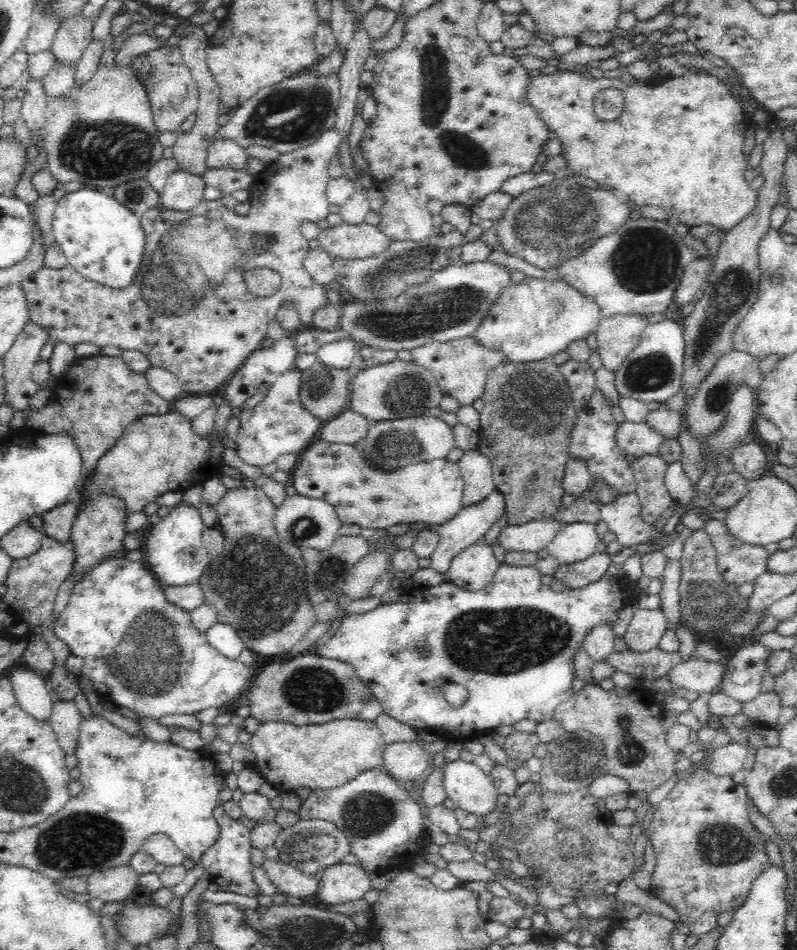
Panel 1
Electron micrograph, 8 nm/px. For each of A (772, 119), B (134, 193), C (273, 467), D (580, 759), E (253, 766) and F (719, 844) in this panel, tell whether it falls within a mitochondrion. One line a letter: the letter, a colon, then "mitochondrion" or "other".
A: other
B: mitochondrion
C: other
D: mitochondrion
E: other
F: mitochondrion

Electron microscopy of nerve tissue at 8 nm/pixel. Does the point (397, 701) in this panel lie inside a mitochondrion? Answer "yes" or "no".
no

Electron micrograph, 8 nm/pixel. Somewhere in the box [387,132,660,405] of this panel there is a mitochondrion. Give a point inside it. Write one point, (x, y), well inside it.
(546, 225)

